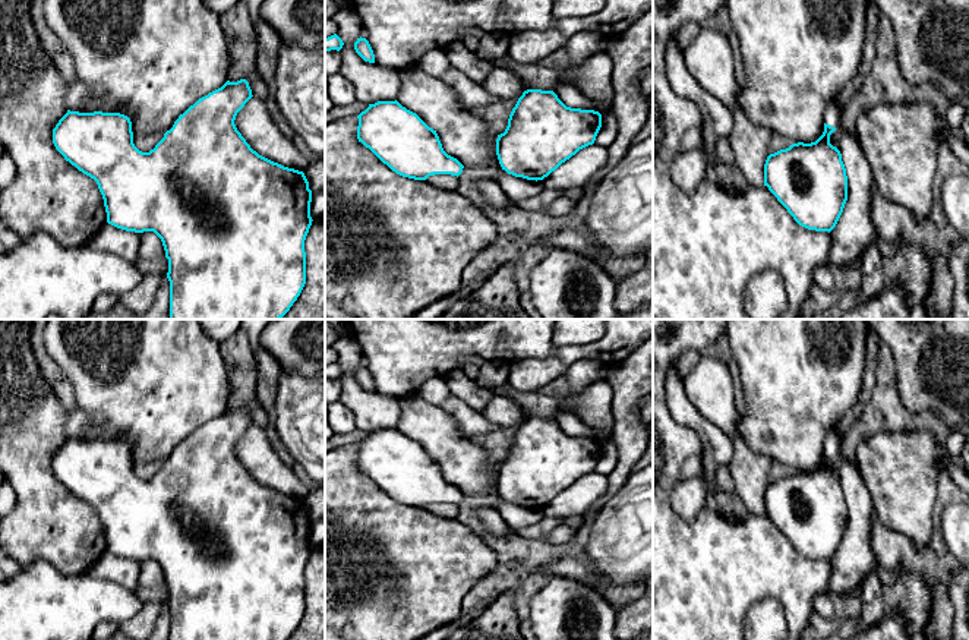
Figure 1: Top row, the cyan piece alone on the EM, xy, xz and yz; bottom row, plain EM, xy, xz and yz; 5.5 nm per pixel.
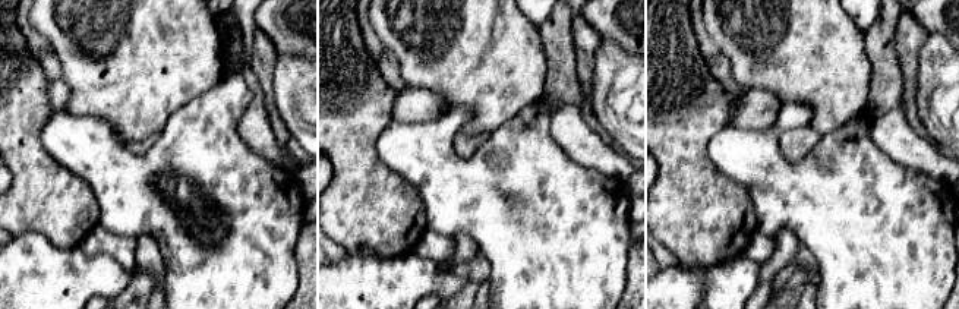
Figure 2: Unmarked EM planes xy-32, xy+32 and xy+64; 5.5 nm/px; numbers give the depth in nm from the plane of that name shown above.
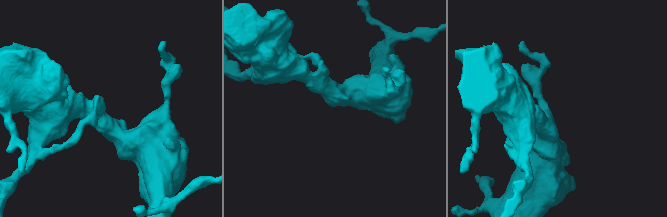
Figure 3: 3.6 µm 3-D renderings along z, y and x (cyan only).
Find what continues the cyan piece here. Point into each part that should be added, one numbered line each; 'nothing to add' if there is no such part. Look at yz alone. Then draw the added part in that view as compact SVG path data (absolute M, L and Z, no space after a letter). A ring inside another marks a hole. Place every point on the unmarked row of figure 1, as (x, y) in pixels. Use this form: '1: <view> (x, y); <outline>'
1: yz (832, 444); M831 429L824 439L824 451L837 455L842 450L842 439L839 434Z

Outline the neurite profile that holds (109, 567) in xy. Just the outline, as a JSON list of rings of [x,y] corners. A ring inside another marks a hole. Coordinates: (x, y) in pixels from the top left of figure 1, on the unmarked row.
[[[105,551],[88,571],[92,577],[119,583],[132,590],[139,589],[139,561],[126,559]]]

